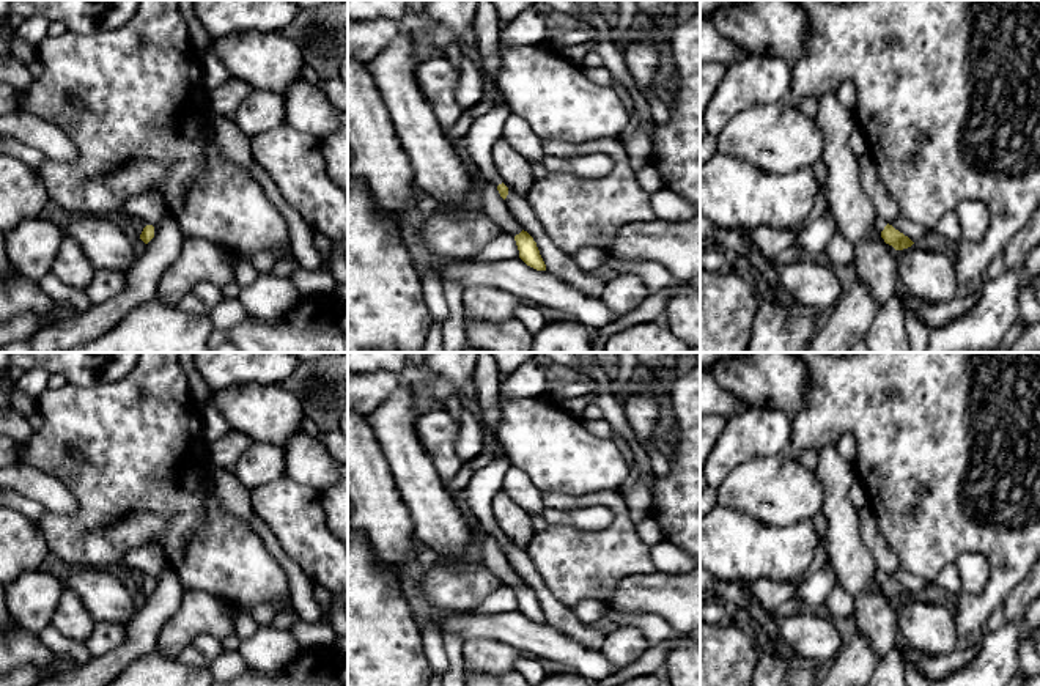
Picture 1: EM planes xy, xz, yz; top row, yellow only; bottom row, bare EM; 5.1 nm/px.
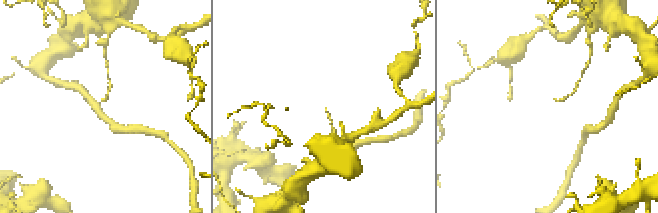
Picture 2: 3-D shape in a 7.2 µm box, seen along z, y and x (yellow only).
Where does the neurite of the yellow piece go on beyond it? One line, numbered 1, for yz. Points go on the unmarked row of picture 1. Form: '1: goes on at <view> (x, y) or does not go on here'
1: goes on at yz (880, 576)

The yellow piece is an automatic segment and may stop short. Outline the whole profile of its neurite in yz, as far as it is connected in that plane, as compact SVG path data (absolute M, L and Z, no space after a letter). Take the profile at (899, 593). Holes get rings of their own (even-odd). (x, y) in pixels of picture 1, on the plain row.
M878 571L875 573L875 581L876 584L881 585L881 590L884 592L886 596L892 598L895 603L903 603L911 599L914 595L895 582L892 577L886 576L884 573Z

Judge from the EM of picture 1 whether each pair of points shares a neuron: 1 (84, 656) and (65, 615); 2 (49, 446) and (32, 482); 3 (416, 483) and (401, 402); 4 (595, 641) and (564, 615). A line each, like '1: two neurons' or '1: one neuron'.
1: two neurons
2: two neurons
3: one neuron
4: one neuron

